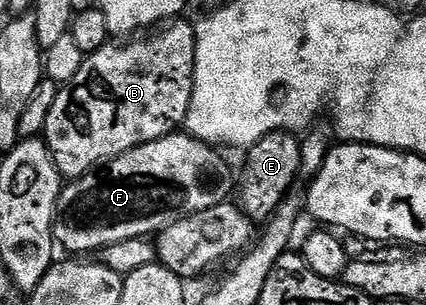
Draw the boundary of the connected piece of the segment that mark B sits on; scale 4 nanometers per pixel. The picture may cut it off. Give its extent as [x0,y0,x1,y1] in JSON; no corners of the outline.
[44,20,196,180]

